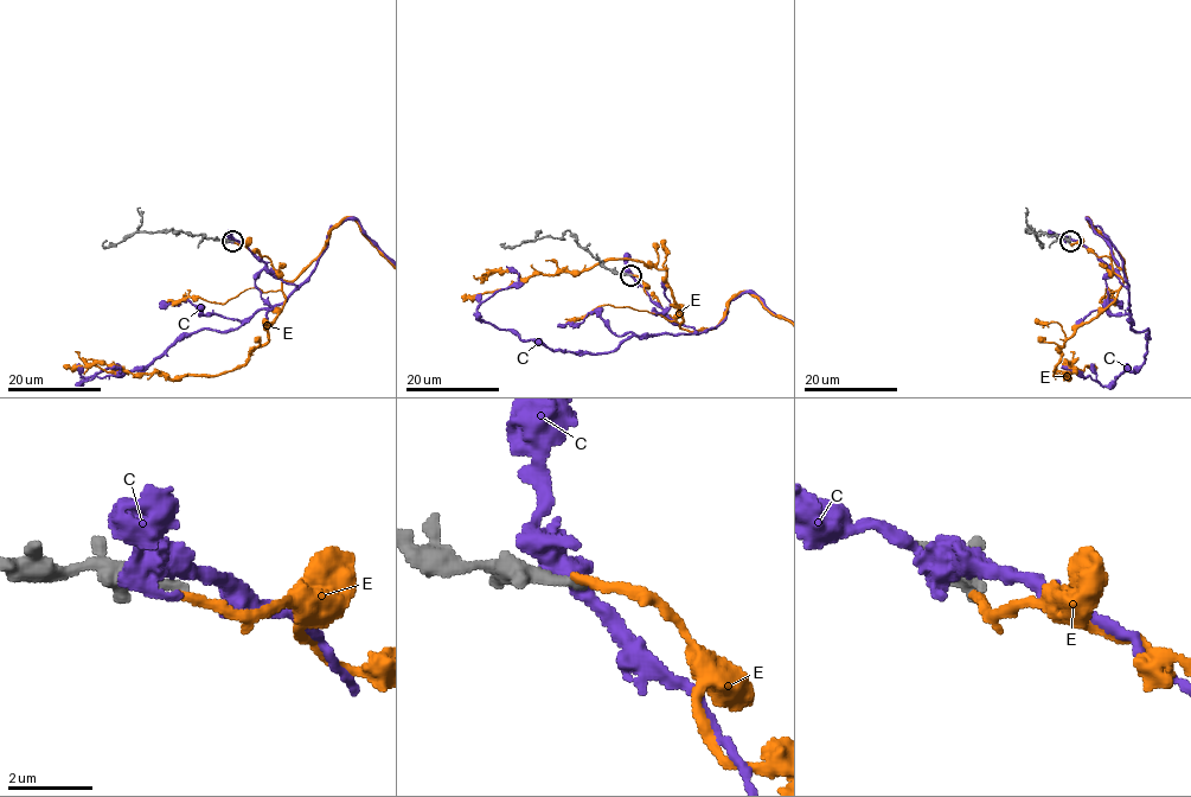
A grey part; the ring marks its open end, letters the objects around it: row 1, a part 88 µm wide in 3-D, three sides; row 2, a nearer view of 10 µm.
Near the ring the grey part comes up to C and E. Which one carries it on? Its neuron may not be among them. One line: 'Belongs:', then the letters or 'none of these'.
Belongs: none of these

